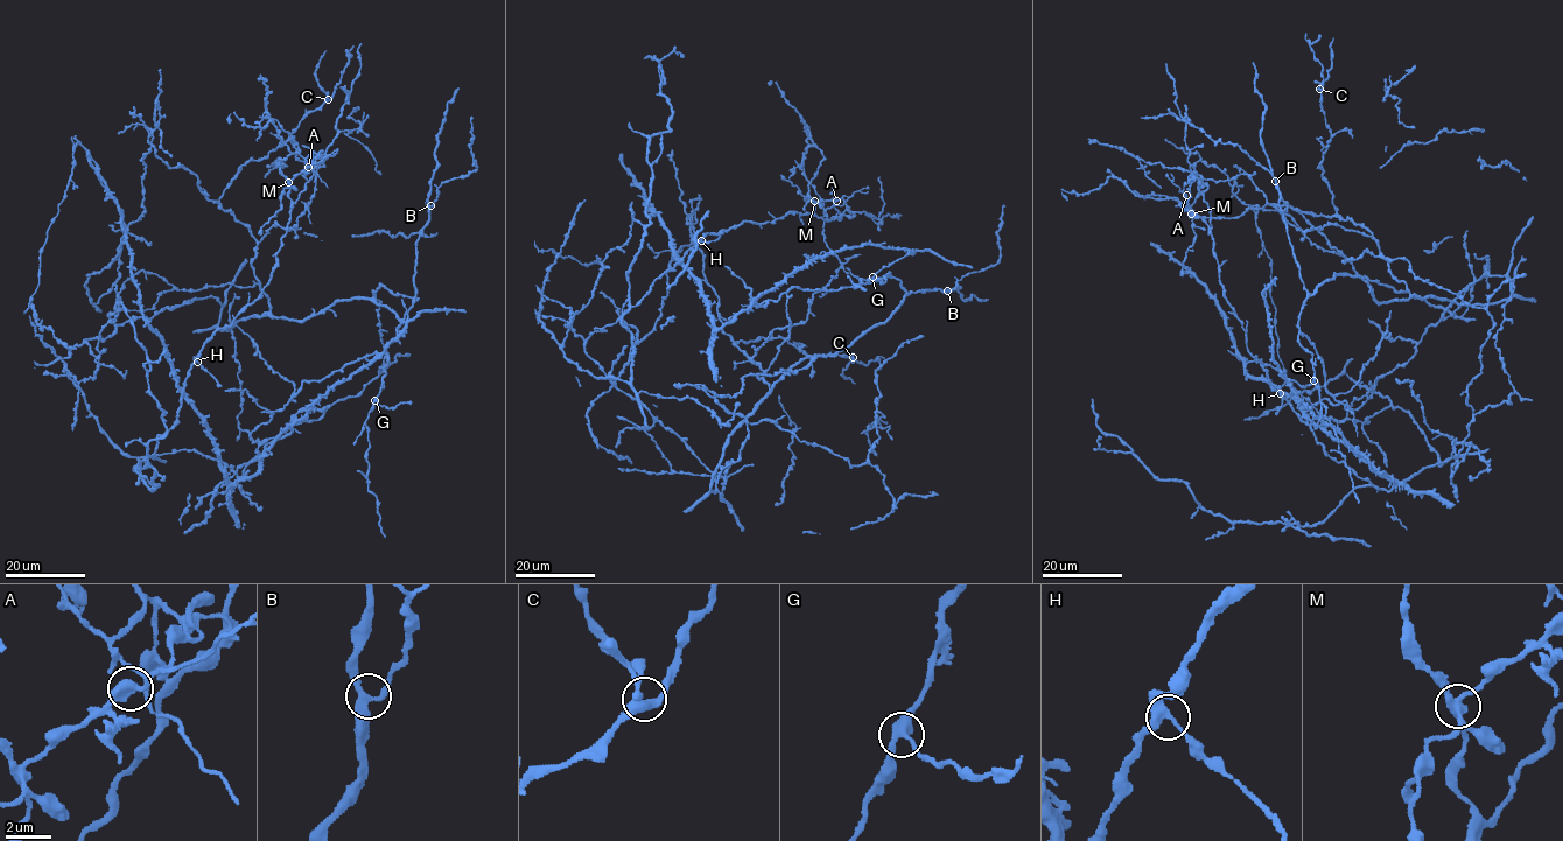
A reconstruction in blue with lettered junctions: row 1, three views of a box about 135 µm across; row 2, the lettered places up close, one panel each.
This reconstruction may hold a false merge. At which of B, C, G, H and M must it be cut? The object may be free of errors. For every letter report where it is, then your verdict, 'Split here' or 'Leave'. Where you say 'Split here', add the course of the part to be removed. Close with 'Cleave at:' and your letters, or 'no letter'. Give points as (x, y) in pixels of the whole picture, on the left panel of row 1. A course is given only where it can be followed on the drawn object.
B: Place: (430, 205). Leave
C: Place: (328, 99). Leave
G: Place: (375, 400). Leave
H: Place: (197, 362). Leave
M: Place: (288, 182). Split here. Course of the part to remove: (288, 182), (314, 163), (317, 155), (313, 152), (306, 160), (327, 188)
Cleave at: M

